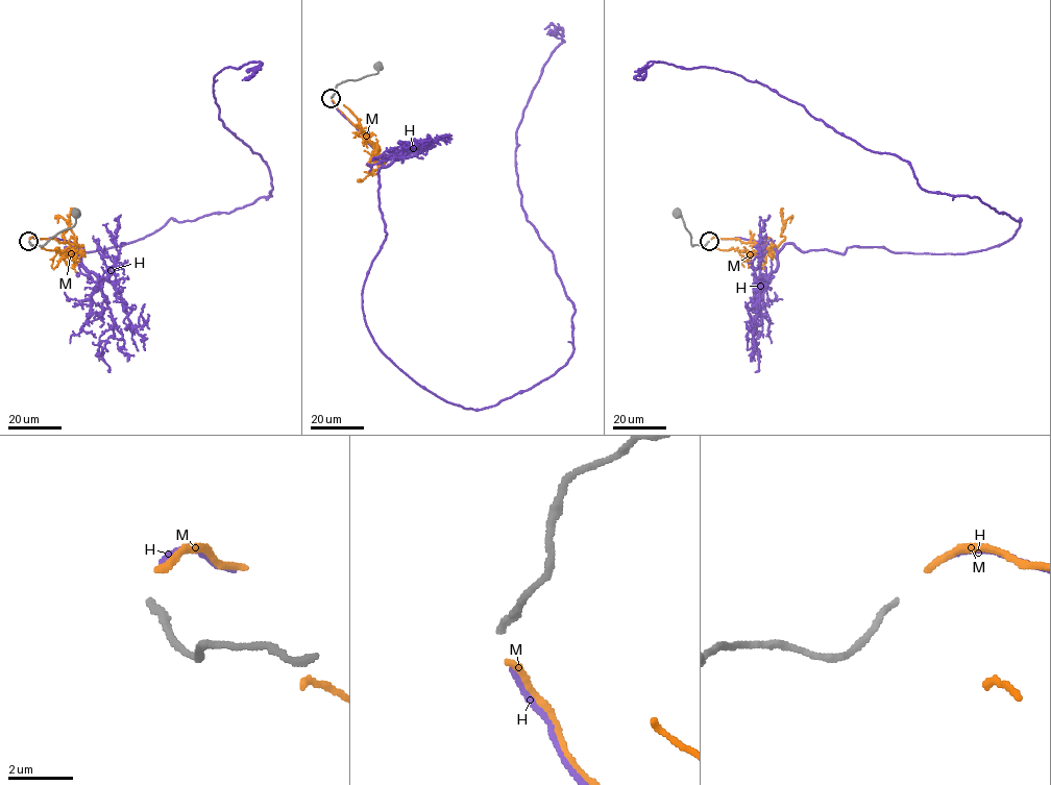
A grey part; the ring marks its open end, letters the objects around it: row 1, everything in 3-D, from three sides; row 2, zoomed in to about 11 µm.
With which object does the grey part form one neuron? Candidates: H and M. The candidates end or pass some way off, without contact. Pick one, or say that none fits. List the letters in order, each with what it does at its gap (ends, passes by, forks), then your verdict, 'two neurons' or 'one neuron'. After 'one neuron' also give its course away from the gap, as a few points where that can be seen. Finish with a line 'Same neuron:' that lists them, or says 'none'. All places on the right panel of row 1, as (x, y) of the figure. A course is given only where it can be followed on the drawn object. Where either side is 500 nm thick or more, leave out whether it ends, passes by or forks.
H: it ends | two neurons
M: it ends | one neuron | via (711, 239), (738, 238), (766, 249), (782, 242), (785, 238), (781, 232), (790, 217), (789, 223)
Same neuron: M

